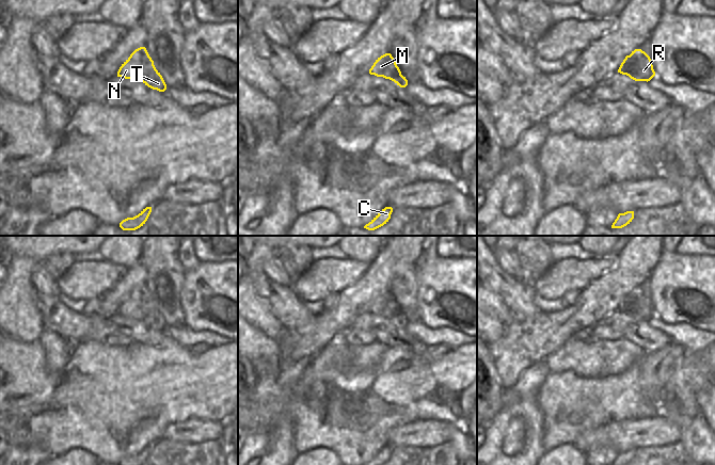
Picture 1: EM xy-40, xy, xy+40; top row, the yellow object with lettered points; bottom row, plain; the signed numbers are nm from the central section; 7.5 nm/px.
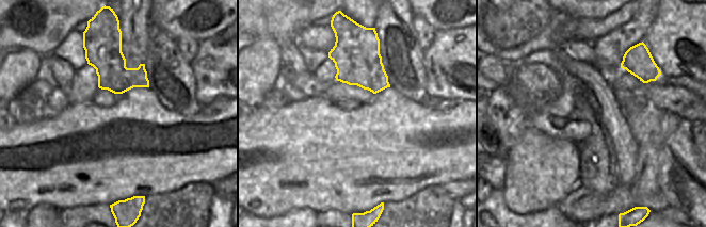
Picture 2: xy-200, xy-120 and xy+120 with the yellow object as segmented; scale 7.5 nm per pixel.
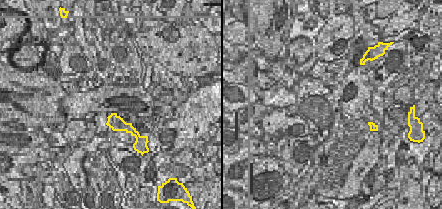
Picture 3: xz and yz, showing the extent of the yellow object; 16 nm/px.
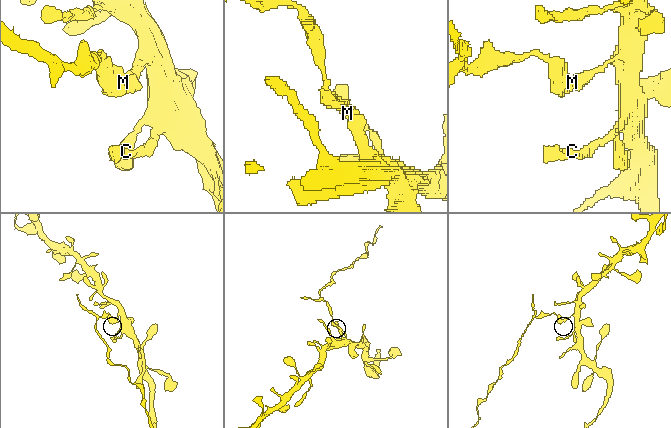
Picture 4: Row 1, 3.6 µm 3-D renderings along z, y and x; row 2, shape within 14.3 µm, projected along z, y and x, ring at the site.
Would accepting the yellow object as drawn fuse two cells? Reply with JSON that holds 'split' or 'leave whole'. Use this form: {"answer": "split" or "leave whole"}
{"answer": "split"}

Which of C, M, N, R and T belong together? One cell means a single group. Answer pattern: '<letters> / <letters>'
C R / M N T

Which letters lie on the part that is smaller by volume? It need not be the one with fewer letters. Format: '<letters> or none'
M, N, T

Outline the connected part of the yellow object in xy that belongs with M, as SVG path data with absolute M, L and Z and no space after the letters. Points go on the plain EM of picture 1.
M385 292L378 296L369 308L370 314L390 318L400 326L406 326L408 324L408 319L402 314L397 315L396 310L397 305L391 292Z

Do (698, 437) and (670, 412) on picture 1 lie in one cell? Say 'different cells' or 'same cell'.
same cell

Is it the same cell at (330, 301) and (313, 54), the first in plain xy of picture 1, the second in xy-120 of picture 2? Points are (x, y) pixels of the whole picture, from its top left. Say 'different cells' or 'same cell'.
different cells

